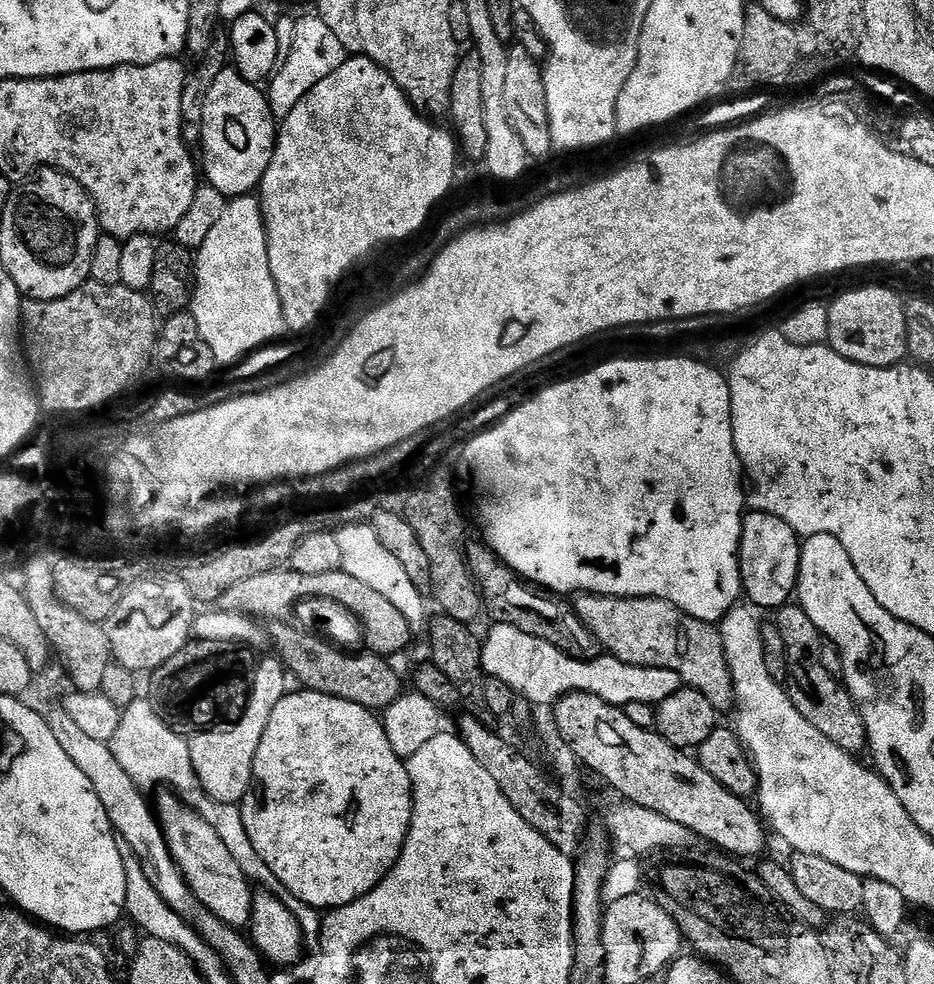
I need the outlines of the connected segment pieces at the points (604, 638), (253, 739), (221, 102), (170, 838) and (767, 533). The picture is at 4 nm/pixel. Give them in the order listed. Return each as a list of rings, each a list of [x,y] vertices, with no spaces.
[[[580,594],[575,597],[575,600],[574,614],[580,619],[582,626],[586,626],[586,630],[594,634],[594,638],[598,638],[601,649],[607,655],[618,658],[630,666],[674,670],[674,674],[678,674],[681,685],[706,694],[710,706],[714,706],[717,713],[724,714],[727,708],[729,711],[733,707],[732,679],[730,670],[726,666],[720,629],[716,624],[707,624],[705,620],[694,618],[678,610],[678,606],[658,598],[618,598]]]
[[[261,659],[254,669],[255,676],[256,684],[254,680],[248,709],[239,722],[220,722],[215,726],[205,727],[193,735],[196,737],[188,740],[190,762],[194,762],[194,774],[198,774],[198,782],[204,793],[219,804],[239,805],[244,797],[253,791],[252,771],[254,754],[258,754],[258,742],[262,742],[262,734],[266,734],[266,726],[270,722],[270,714],[274,714],[274,706],[282,702],[290,688],[289,673],[279,659]]]
[[[235,67],[222,70],[210,87],[202,117],[202,172],[208,175],[207,183],[211,188],[229,198],[255,193],[270,166],[277,131],[278,124],[268,105],[267,95],[257,85],[240,77]]]
[[[171,790],[161,791],[160,794],[154,800],[154,811],[164,830],[164,840],[168,843],[170,854],[196,896],[197,904],[232,928],[247,929],[252,922],[254,888],[242,866],[238,866],[226,842],[218,838],[218,830],[214,830],[214,826],[210,826],[210,822],[206,822],[206,818],[202,818],[196,809],[189,808]]]
[[[754,511],[745,515],[740,535],[740,582],[743,595],[757,609],[779,610],[793,599],[800,583],[801,547],[801,537],[782,518]]]

